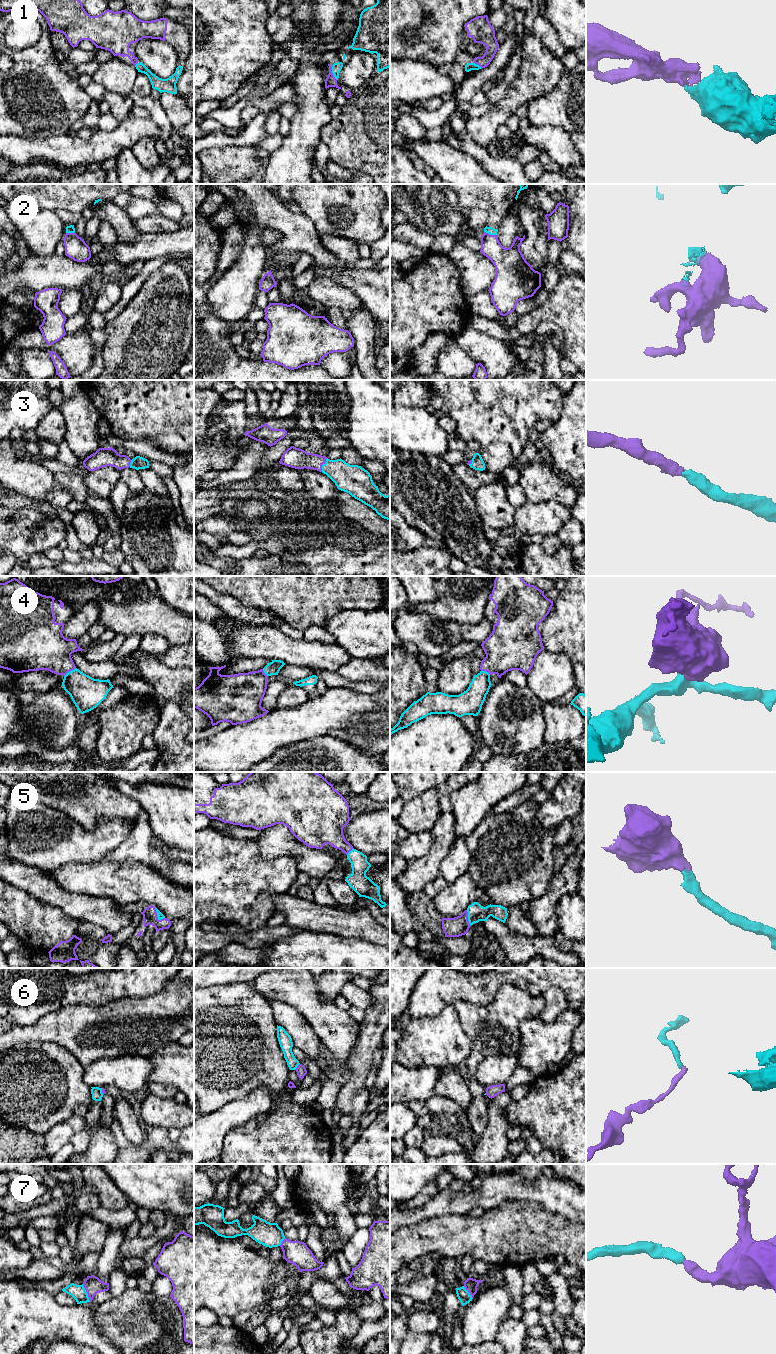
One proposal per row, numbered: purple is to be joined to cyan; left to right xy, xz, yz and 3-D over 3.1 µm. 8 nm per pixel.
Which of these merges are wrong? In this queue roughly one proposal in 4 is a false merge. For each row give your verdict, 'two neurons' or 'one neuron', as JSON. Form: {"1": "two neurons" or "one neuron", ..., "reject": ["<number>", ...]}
{"1": "one neuron", "2": "one neuron", "3": "one neuron", "4": "one neuron", "5": "one neuron", "6": "two neurons", "7": "one neuron", "reject": ["6"]}

